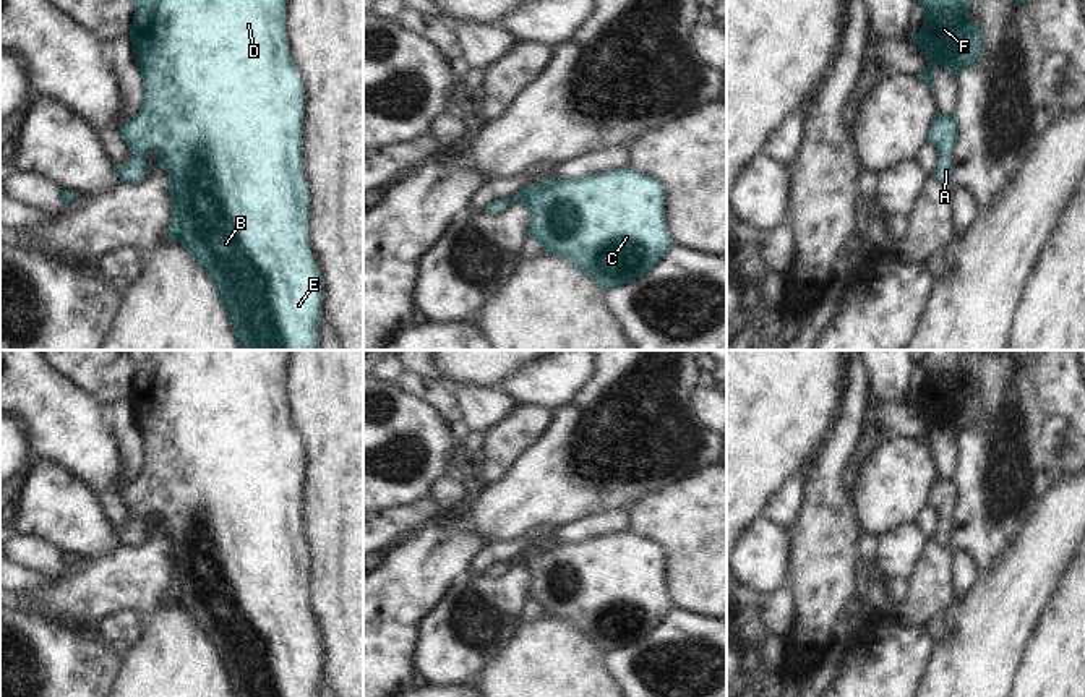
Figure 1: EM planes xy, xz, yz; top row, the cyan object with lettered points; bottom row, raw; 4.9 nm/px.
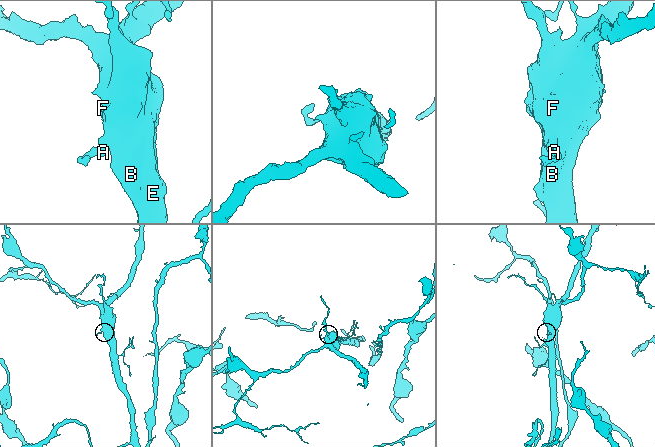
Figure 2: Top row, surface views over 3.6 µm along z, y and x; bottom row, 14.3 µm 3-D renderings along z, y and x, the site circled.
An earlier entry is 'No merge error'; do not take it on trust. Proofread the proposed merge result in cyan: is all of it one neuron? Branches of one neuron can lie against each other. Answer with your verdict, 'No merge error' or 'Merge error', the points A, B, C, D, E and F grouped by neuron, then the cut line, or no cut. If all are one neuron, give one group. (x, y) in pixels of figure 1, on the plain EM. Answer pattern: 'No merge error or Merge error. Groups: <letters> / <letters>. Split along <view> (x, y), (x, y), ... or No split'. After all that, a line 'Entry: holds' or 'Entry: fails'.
No merge error. Groups: A B C D E F. No split.
Entry: holds

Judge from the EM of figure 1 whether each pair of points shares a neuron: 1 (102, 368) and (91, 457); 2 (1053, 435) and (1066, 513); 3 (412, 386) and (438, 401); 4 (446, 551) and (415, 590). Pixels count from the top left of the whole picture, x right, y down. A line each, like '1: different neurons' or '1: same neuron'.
1: different neurons
2: different neurons
3: same neuron
4: same neuron

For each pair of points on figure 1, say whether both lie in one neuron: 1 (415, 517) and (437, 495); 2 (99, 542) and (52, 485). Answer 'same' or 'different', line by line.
1: different
2: same

